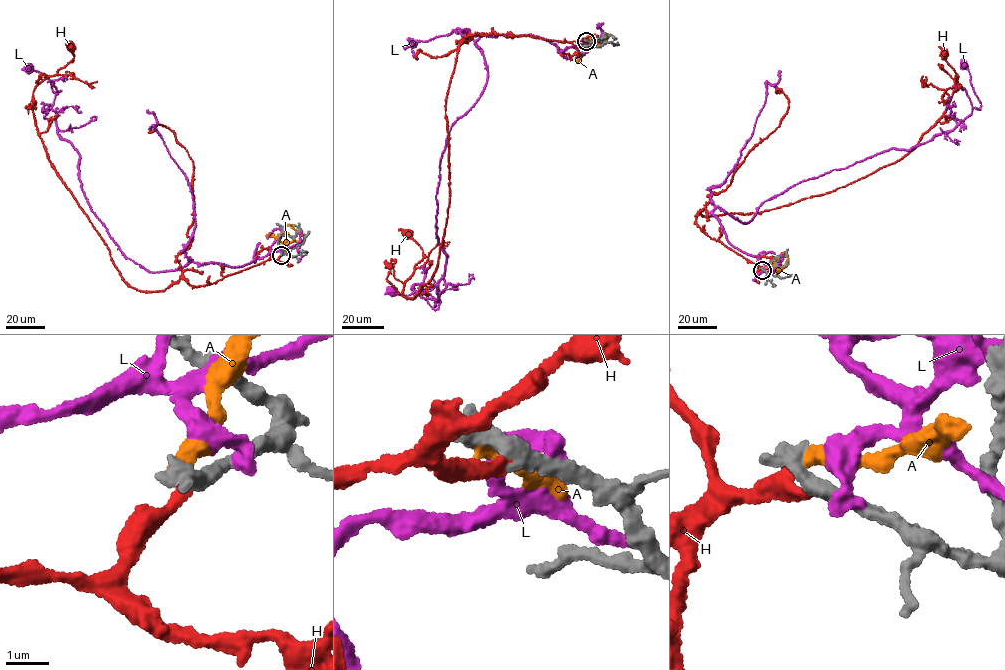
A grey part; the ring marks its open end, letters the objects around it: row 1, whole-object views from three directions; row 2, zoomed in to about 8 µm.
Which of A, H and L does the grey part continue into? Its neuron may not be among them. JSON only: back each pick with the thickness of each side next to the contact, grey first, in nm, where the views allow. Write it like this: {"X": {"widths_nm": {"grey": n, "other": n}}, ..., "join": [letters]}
{"H": {"widths_nm": {"grey": 280, "other": 280}}, "join": ["H"]}

